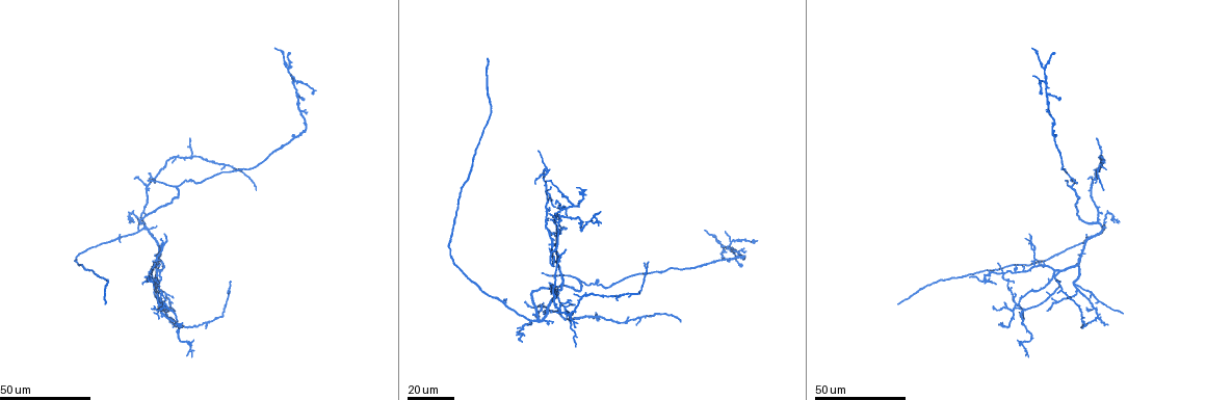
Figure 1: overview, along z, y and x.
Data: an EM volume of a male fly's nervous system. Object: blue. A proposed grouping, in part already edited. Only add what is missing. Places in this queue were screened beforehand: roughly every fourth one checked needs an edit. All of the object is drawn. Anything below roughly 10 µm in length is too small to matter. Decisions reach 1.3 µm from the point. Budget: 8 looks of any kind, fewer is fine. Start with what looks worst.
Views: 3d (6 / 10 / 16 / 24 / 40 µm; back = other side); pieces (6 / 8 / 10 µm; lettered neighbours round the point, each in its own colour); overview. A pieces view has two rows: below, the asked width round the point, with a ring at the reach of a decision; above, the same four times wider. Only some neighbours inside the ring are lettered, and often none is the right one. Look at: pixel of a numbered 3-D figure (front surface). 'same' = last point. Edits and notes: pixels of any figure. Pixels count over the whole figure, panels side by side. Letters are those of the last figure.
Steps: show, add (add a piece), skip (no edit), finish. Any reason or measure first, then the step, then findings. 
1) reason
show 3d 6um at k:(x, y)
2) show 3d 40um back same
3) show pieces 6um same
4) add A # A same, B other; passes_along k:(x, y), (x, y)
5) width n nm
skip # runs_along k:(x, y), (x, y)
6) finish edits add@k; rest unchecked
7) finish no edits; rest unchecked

end of a long branch
show 3d 24um at 1:(105, 304)

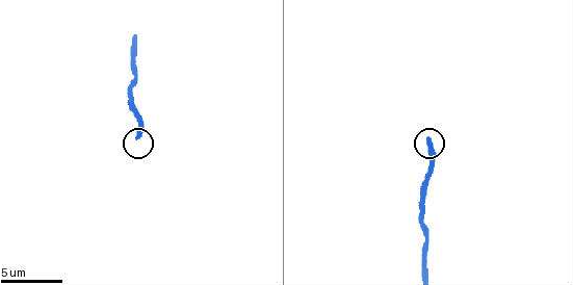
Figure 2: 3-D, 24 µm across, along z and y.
show pieces 8um at 2:(428, 138)

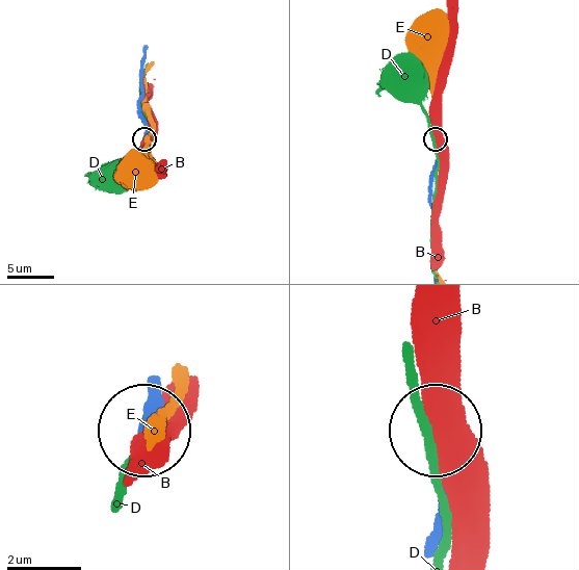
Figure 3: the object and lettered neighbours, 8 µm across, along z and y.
skip # B other, D other, E other; runs_along 3:(435, 525), (438, 436); none of them fits

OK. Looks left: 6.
long arm stops here
show 3d 40um at 1:(564, 251)

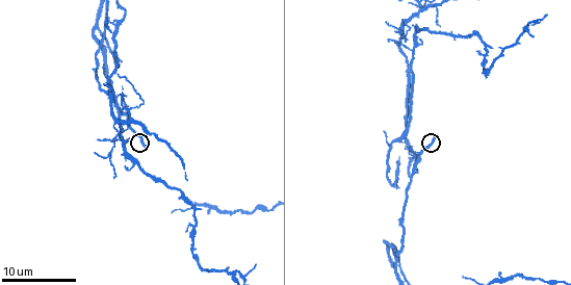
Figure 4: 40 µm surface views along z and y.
show pieces 6um at 4:(434, 133)

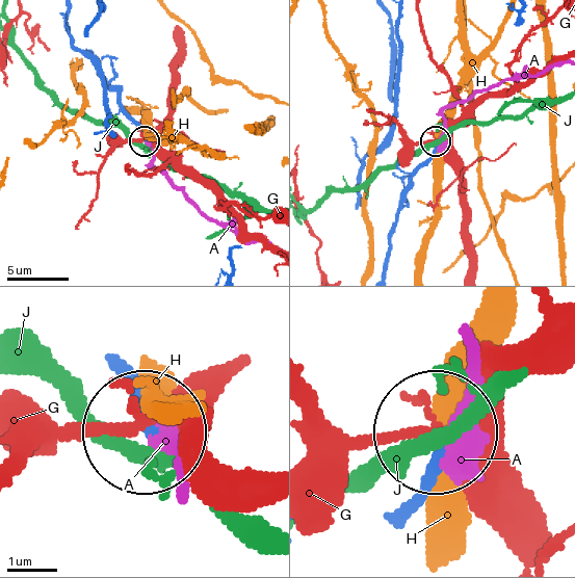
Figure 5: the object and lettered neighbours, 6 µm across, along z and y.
add A # A same, G other, H other, J other; the cell continues

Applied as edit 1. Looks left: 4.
free end
show 3d 24um at 1:(541, 271)

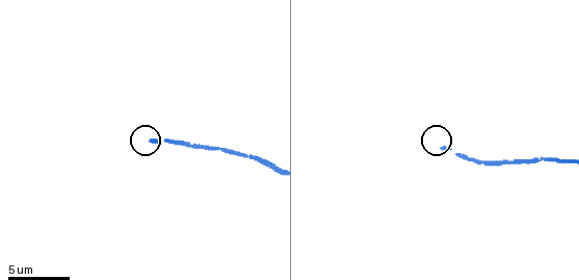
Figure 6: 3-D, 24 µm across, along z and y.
show pieces 6um at 6:(151, 140)

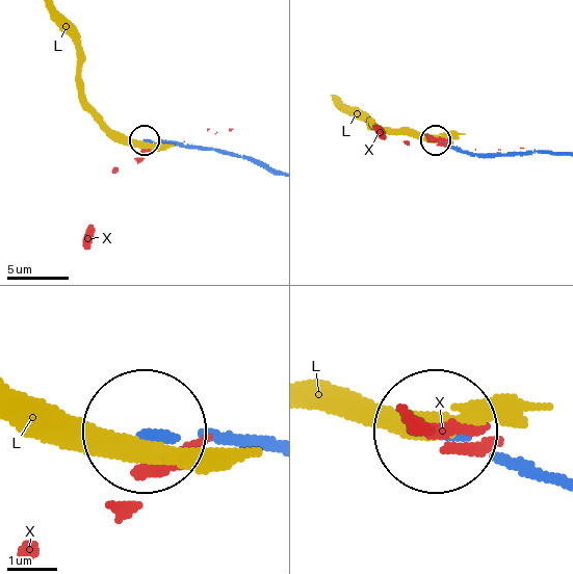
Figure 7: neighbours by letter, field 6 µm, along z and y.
skip # L other, X other; runs_along 7:(270, 170), (208, 148), (144, 140); no lettered piece goes on from it

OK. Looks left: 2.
finish edits add@5; rest unchecked

